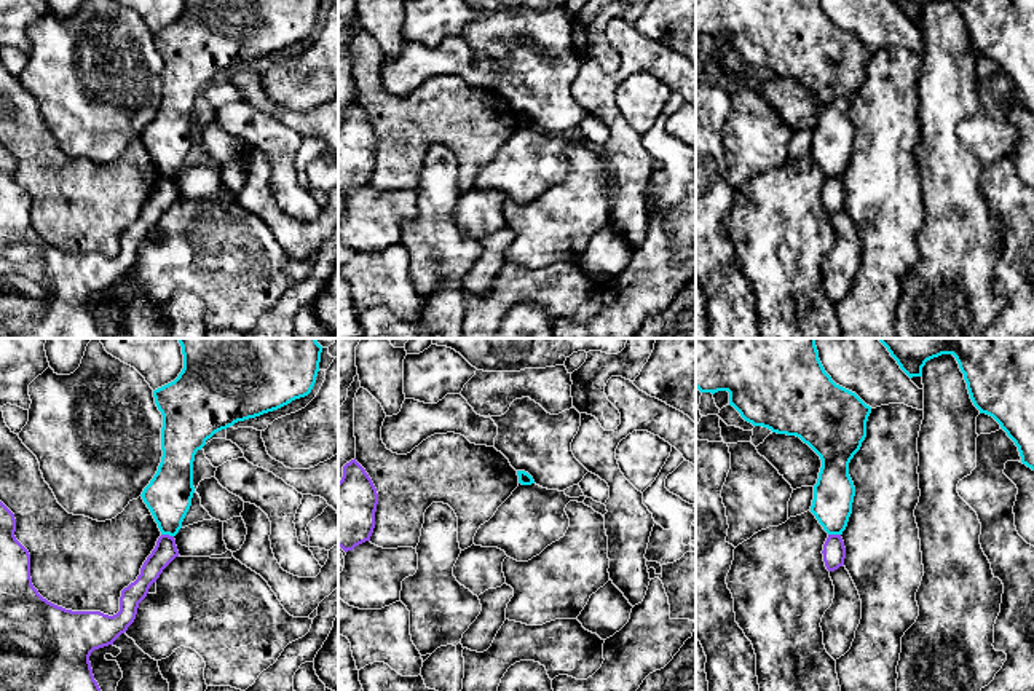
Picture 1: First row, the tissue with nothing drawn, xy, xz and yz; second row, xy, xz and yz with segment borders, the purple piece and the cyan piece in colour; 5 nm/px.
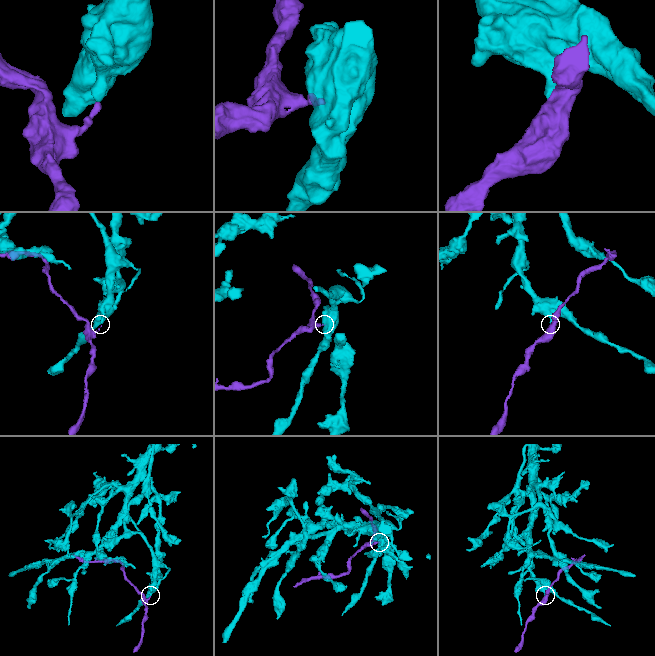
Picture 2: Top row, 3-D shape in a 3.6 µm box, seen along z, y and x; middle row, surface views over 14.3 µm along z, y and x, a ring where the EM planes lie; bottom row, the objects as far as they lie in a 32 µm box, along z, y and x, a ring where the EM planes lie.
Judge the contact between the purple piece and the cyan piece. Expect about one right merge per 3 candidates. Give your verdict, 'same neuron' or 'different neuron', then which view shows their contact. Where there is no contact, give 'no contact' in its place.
different neuron | xy

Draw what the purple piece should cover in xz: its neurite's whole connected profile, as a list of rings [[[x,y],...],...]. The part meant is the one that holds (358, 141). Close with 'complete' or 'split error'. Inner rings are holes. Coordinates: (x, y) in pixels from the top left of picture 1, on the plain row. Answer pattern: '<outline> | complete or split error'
[[[354,102],[343,109],[338,124],[338,188],[348,195],[370,184],[378,147],[377,131],[365,112]]] | complete

